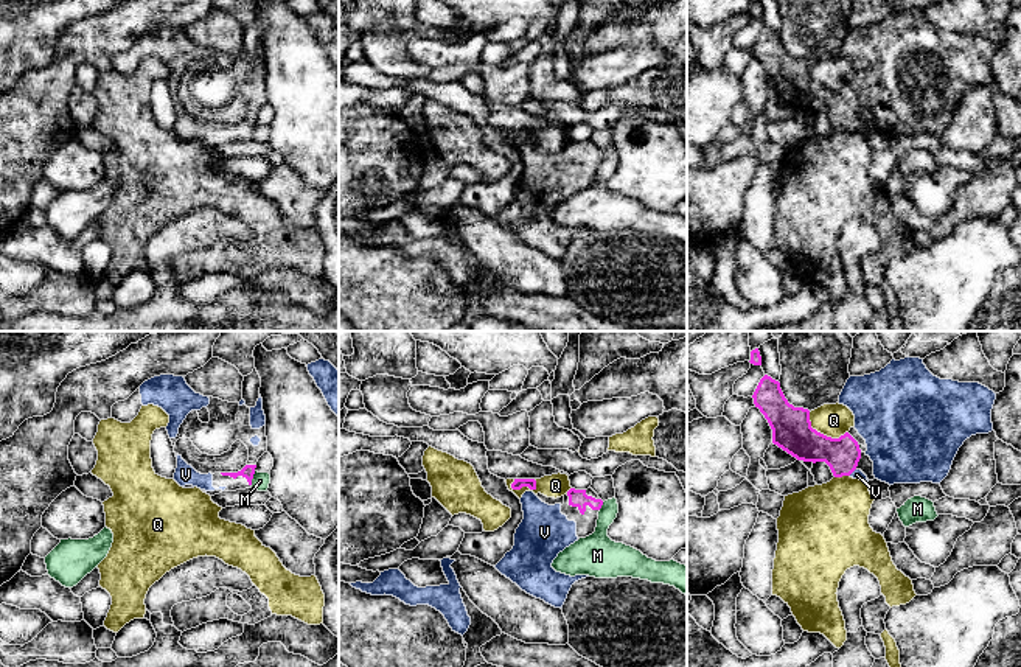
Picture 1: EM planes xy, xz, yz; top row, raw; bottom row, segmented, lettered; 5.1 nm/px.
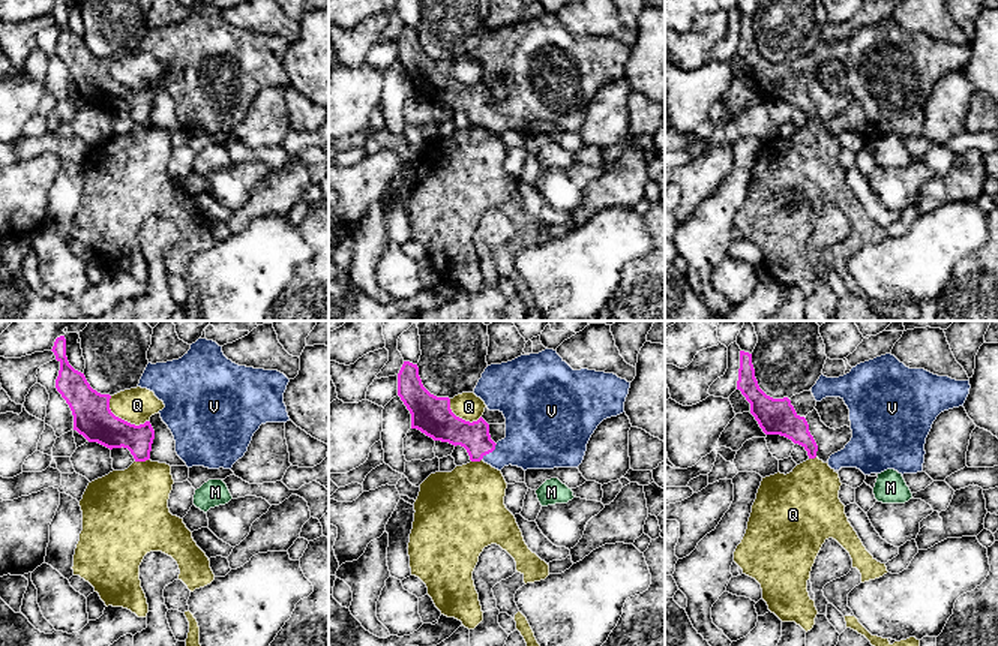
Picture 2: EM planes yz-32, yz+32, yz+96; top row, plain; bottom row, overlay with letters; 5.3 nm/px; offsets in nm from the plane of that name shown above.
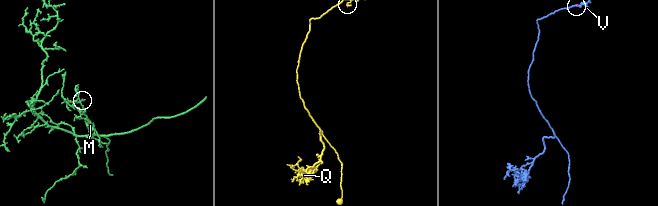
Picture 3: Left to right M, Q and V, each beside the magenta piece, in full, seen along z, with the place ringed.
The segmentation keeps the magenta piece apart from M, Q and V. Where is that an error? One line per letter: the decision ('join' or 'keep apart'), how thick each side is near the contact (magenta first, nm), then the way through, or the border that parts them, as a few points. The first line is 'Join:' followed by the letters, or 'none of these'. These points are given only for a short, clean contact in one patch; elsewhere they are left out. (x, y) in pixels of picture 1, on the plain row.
Join: V
M: keep apart; calibres 70 and 90 nm; border xy (255, 123), (250, 136)
Q: keep apart; calibres 200 and 180 nm
V: join; calibres 180 and 50 nm

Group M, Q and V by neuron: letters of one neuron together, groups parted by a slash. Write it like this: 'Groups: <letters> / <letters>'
Groups: M / Q / V

